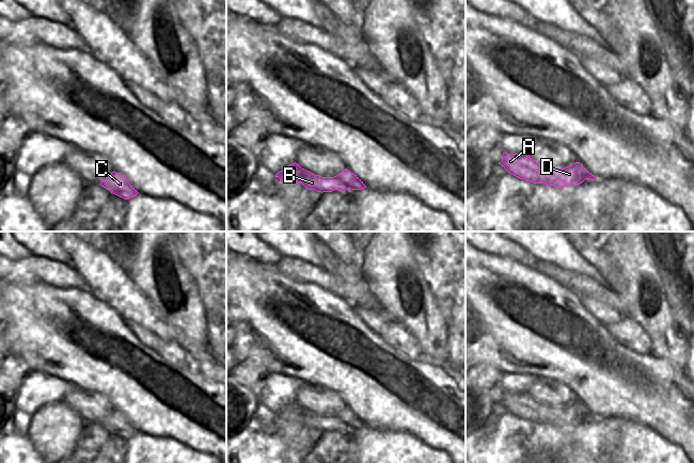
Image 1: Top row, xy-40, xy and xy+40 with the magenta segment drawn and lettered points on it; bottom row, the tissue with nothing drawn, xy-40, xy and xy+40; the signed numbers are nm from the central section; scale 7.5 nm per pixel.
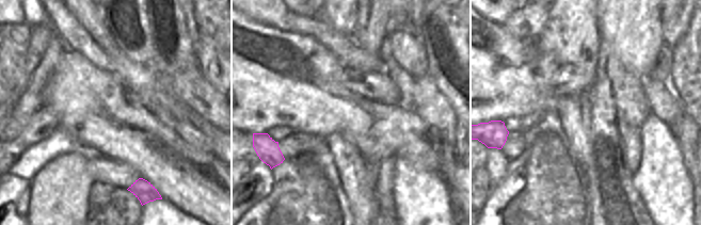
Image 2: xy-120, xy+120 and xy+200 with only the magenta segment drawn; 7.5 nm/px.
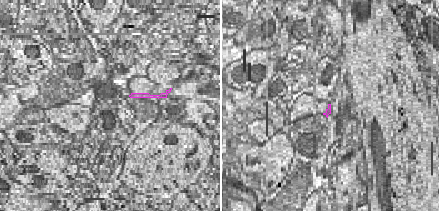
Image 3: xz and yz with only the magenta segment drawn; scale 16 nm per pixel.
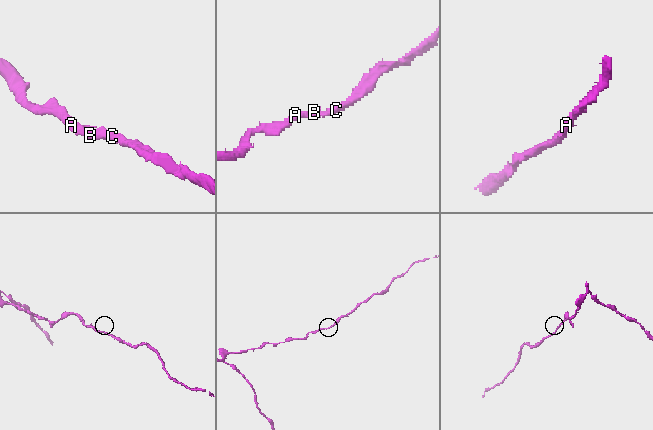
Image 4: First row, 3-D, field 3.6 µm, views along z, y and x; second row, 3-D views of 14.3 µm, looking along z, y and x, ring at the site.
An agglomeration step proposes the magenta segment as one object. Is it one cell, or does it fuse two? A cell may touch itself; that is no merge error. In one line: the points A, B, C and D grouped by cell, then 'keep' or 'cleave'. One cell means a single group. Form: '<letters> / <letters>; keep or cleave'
A B C D; keep

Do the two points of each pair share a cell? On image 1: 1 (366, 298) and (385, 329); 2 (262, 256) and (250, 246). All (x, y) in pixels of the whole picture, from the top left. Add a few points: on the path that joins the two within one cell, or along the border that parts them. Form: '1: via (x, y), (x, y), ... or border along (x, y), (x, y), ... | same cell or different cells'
1: border along (353, 304), (377, 309) | different cells
2: via (258, 253), (253, 248) | same cell

